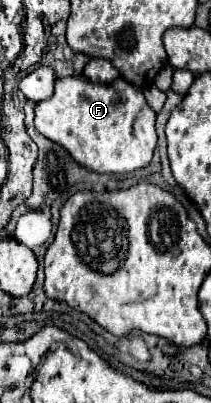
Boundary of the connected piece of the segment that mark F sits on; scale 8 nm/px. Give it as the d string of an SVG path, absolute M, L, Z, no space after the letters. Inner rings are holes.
M83 76L59 78L55 82L55 94L47 100L41 100L35 106L35 128L49 140L63 146L75 162L93 170L93 172L133 172L151 162L153 150L157 146L155 132L155 112L145 102L143 92L137 86L127 84L123 78L117 78L111 84L91 84Z

